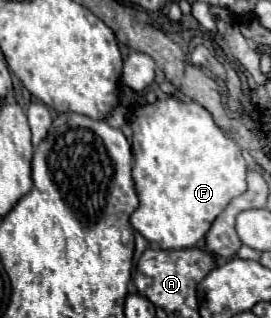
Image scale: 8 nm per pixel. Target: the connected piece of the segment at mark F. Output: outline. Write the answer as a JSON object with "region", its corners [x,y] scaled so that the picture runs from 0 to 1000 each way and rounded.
{"region":[[[587,305],[572,324],[557,330],[528,330],[528,336],[506,336],[506,343],[483,343],[483,362],[476,362],[476,387],[483,387],[483,406],[491,406],[491,431],[483,431],[483,462],[491,462],[491,569],[506,582],[506,607],[513,607],[513,657],[483,676],[483,708],[550,758],[550,764],[587,764],[601,783],[690,783],[690,777],[720,777],[749,745],[756,733],[771,726],[779,701],[793,695],[793,682],[823,664],[823,651],[838,651],[838,638],[867,619],[867,613],[897,613],[897,601],[911,601],[911,506],[897,500],[897,481],[889,481],[889,462],[786,381],[779,355],[720,324],[720,318],[661,318],[646,305]]]}

